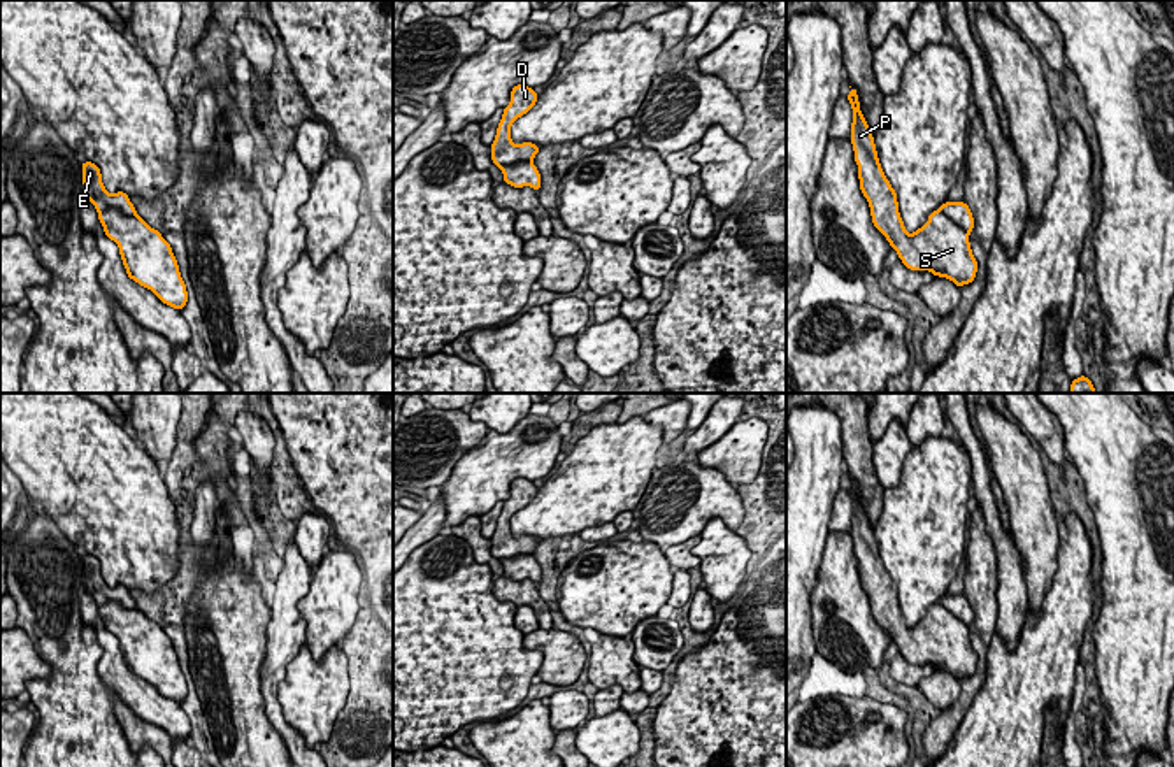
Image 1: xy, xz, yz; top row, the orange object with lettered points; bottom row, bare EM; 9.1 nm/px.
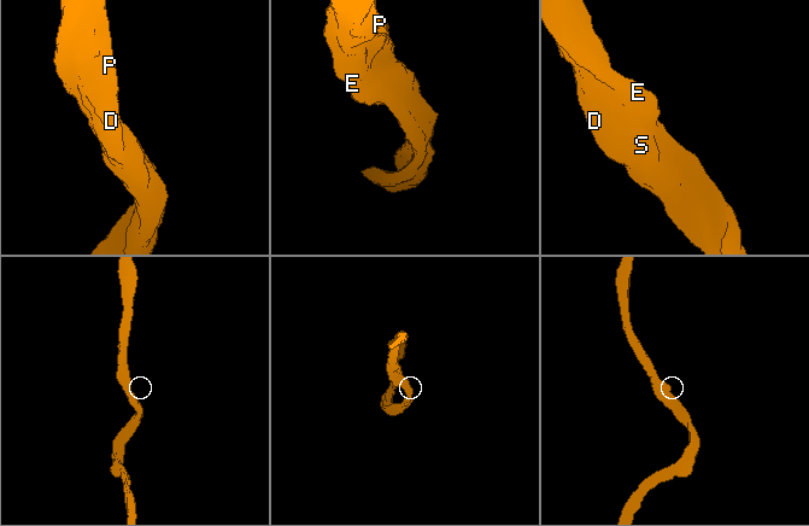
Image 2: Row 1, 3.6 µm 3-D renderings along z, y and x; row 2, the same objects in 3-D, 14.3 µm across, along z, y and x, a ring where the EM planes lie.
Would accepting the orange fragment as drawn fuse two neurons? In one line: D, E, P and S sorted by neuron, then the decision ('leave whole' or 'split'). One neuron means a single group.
groups D E P S; leave whole

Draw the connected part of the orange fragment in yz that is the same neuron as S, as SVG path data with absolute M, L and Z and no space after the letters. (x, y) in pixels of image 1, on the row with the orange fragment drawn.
M851 88L848 100L853 109L851 144L860 190L869 202L874 226L886 237L909 270L930 270L960 288L972 283L977 260L969 242L969 233L974 230L969 205L944 202L921 228L909 233L898 212L897 191L881 168L874 135L860 111L856 88Z

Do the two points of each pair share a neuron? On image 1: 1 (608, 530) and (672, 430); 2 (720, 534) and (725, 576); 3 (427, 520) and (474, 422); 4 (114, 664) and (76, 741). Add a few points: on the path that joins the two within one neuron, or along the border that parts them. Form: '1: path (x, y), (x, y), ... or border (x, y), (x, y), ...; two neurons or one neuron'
1: border (611, 520), (590, 525), (579, 534); two neurons
2: path (720, 544), (727, 555), (725, 566); one neuron
3: border (472, 448), (439, 487); two neurons
4: border (99, 645), (99, 678), (107, 690); two neurons

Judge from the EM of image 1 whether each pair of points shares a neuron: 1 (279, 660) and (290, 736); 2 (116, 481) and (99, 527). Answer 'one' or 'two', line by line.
1: one
2: one

